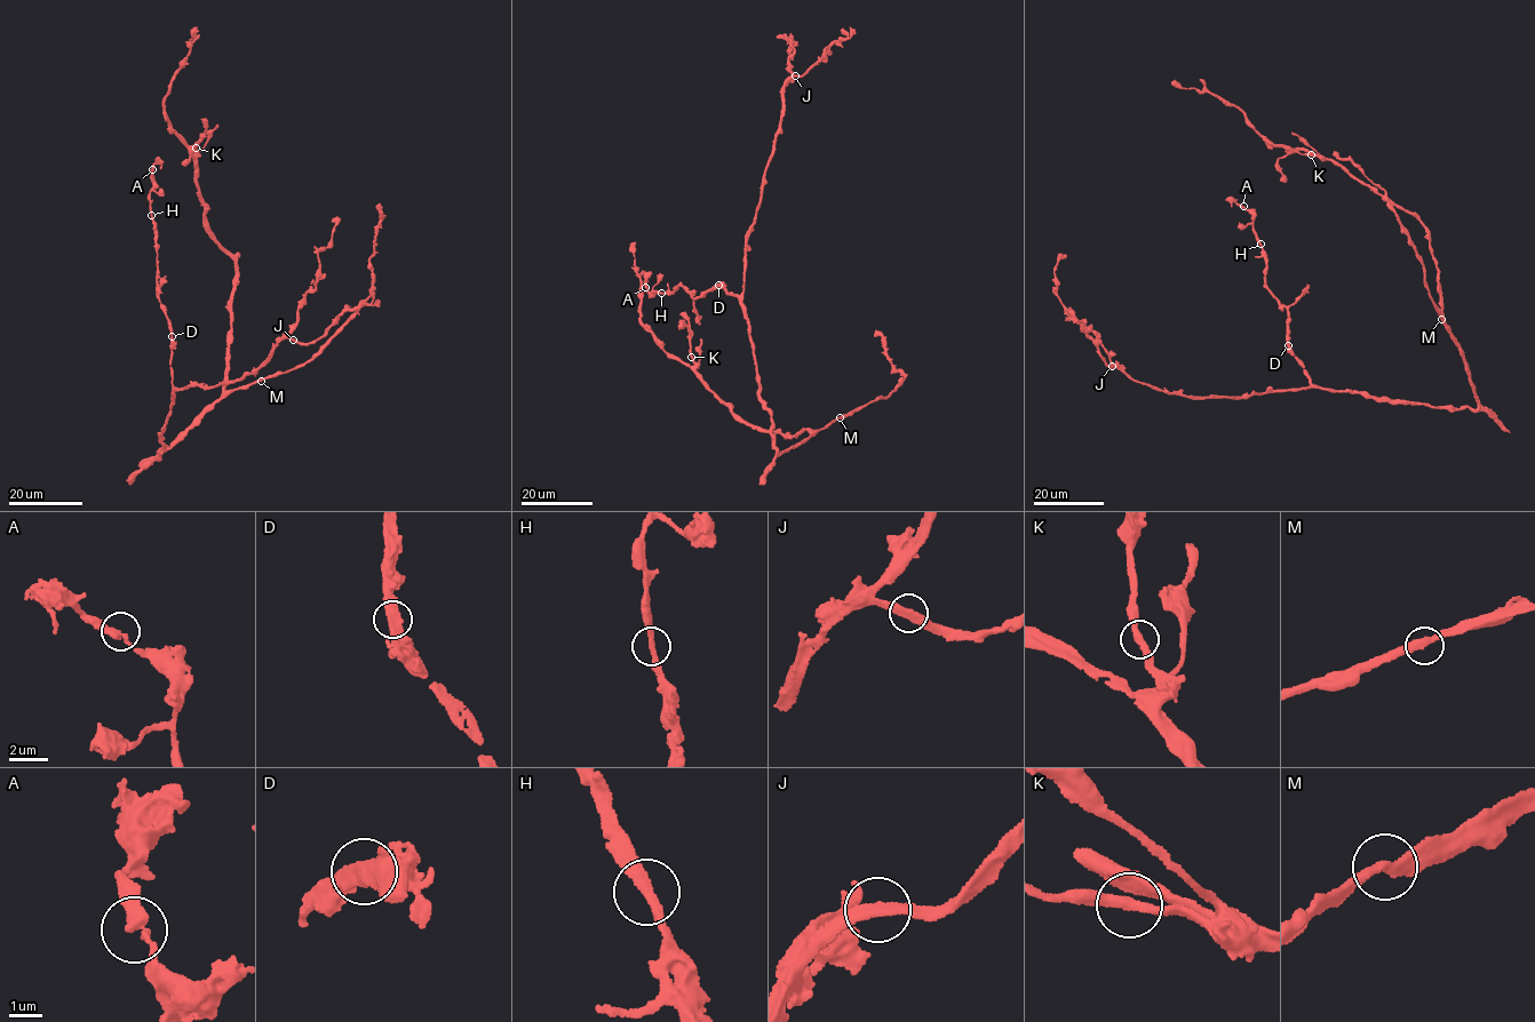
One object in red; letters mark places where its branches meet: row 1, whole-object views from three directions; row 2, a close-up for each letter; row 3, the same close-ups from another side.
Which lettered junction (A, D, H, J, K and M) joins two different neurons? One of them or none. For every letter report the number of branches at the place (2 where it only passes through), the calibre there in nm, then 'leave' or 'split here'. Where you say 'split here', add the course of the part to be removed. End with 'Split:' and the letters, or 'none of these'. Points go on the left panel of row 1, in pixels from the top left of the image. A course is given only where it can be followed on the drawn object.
A: 2 | 320 nm | leave
D: 2 | 360 nm | leave
H: 2 | 300 nm | leave
J: 2 | 320 nm | leave
K: 2 | 320 nm | leave
M: 2 | 300 nm | leave
Split: none of these

